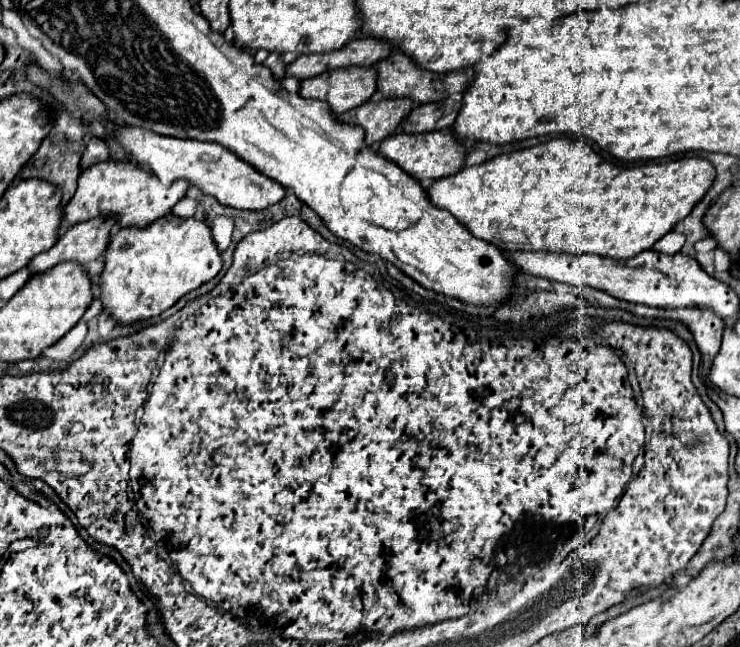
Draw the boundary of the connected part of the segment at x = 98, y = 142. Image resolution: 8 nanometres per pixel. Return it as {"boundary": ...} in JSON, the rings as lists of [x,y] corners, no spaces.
{"boundary":[[[92,137],[84,149],[84,155],[82,155],[82,169],[90,167],[98,161],[104,161],[104,159],[110,159],[108,145],[100,137]]]}

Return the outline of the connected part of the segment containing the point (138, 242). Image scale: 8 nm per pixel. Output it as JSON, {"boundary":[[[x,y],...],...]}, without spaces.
{"boundary":[[[172,213],[152,221],[148,227],[126,227],[114,233],[106,251],[106,265],[102,271],[102,303],[118,323],[134,323],[150,319],[170,309],[180,297],[208,283],[222,269],[220,251],[212,239],[210,227],[200,219],[182,219]]]}

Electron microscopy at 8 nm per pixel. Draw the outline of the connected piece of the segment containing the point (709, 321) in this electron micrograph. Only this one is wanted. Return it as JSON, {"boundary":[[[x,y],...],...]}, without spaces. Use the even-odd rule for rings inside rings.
{"boundary":[[[664,309],[664,319],[678,319],[688,325],[702,353],[704,377],[708,377],[710,363],[720,349],[724,321],[716,313],[708,313],[708,309]]]}

